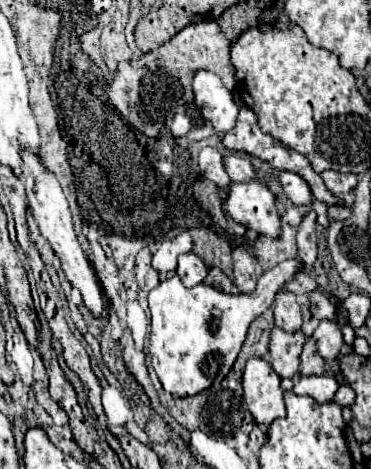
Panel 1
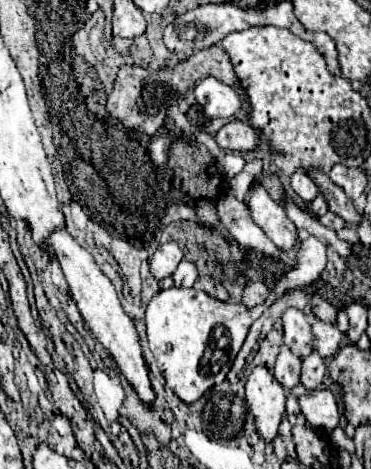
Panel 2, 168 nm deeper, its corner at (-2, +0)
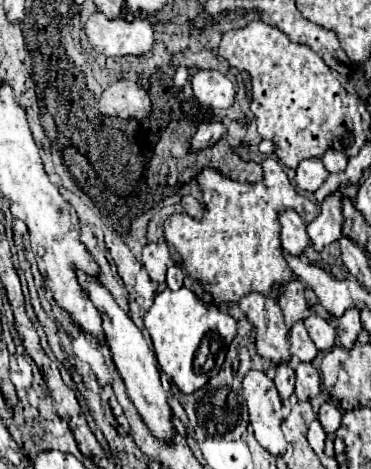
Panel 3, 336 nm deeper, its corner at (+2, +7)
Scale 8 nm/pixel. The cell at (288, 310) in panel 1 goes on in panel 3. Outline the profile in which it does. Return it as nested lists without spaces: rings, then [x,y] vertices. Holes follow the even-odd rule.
[[[298,320],[290,330],[290,350],[296,362],[312,362],[318,354],[318,348],[310,340],[302,320]]]

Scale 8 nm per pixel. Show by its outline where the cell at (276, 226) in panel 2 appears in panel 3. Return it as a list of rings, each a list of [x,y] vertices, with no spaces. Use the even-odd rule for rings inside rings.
[[[294,210],[280,214],[280,226],[282,226],[282,248],[288,254],[300,256],[312,244],[306,232],[308,224]]]

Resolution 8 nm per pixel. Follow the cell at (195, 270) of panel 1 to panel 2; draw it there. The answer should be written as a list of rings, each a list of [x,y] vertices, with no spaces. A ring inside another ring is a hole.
[[[182,261],[176,271],[174,271],[174,285],[182,285],[182,287],[192,287],[198,279],[198,269],[194,263],[190,261]]]

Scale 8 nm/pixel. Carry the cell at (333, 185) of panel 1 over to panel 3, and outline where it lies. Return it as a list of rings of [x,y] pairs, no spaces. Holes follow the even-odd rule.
[[[328,150],[322,156],[322,162],[324,162],[324,166],[326,166],[328,172],[344,172],[348,158],[342,152],[338,152],[338,150]]]

